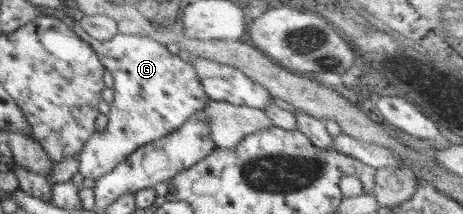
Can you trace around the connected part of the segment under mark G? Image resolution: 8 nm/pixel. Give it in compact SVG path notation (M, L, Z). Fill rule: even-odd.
M77 23L71 29L98 55L99 61L105 70L113 77L114 100L110 103L108 126L103 131L96 131L94 136L87 140L81 153L78 155L79 173L97 181L102 175L110 174L124 159L131 155L137 148L161 139L179 129L196 111L204 109L209 97L199 85L197 72L191 62L184 61L177 54L168 52L166 46L144 35L127 35L119 32L107 41L99 41L85 33Z

